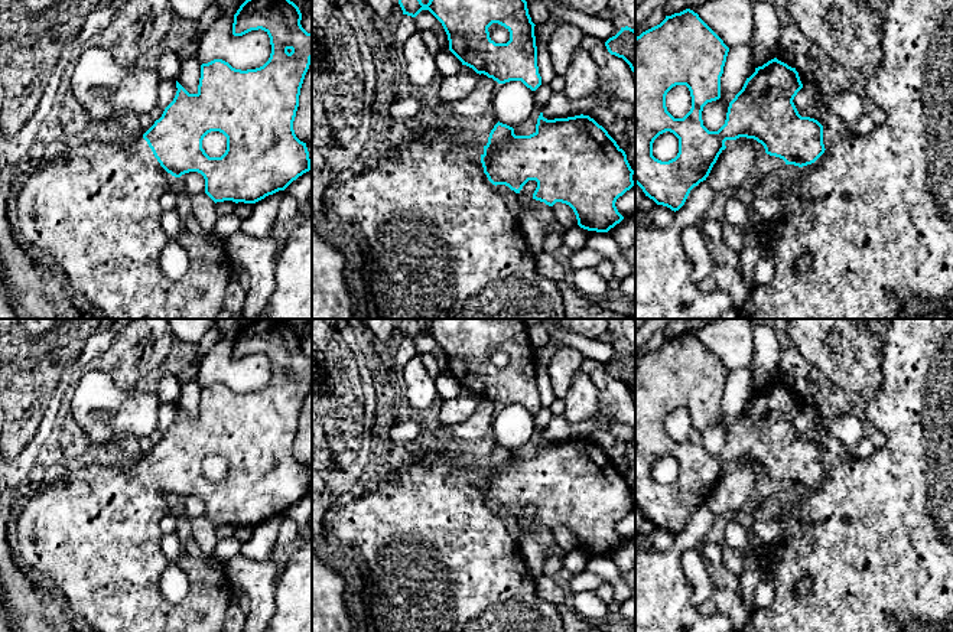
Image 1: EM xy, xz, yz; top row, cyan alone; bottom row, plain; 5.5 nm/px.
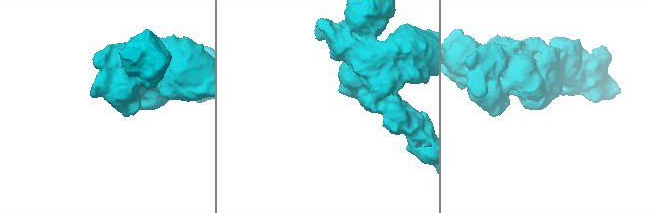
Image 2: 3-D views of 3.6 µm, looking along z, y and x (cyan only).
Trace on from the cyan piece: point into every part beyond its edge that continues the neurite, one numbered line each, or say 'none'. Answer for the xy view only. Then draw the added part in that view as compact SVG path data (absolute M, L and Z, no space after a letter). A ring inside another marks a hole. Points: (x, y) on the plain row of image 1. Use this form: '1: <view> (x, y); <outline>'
1: xy (96, 533); M144 462L120 466L92 463L27 495L17 519L19 553L62 593L69 615L79 615L98 632L224 632L225 613L232 602L232 583L225 567L183 551L178 566L189 580L186 597L172 605L160 592L160 577L169 564L162 548L160 522L173 511L173 499L160 489Z

